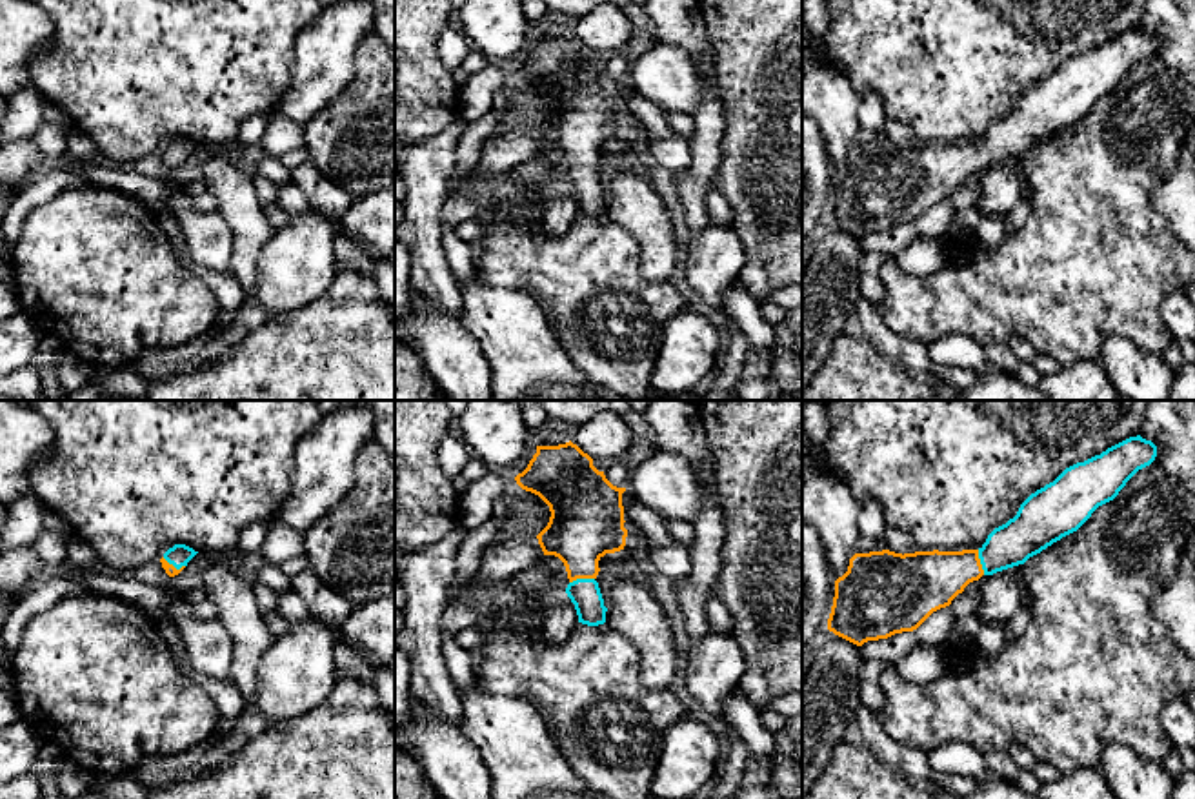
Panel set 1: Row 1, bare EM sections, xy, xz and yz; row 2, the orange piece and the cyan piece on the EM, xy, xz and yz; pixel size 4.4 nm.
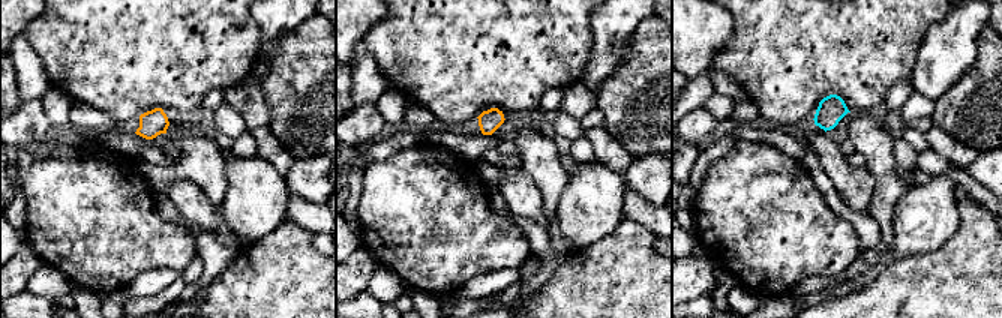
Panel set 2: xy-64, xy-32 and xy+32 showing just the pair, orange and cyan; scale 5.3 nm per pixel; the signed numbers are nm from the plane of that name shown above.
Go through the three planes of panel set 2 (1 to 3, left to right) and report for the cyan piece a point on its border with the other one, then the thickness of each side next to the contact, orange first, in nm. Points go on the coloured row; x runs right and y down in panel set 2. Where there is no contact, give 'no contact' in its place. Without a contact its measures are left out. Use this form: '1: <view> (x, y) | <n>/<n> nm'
1: no contact
2: no contact
3: no contact

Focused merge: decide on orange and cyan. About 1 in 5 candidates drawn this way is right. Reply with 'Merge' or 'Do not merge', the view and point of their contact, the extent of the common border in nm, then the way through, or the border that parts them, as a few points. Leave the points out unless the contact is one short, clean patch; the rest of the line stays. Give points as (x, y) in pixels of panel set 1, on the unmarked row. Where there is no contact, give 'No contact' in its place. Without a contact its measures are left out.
Merge. Touches orange at xz (581, 170). Shared border 110 nm. Path across: xz (586, 115), (581, 126), (581, 170), (584, 186)

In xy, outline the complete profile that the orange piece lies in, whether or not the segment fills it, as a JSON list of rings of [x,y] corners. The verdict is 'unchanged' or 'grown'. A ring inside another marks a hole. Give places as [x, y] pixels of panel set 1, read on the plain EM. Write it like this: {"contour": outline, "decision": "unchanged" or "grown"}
{"contour": [[[175,137],[173,140],[169,140],[164,149],[160,151],[162,160],[166,162],[166,166],[169,169],[178,167],[187,155],[196,147],[198,144],[195,144],[193,140],[186,138],[186,137]]], "decision": "grown"}

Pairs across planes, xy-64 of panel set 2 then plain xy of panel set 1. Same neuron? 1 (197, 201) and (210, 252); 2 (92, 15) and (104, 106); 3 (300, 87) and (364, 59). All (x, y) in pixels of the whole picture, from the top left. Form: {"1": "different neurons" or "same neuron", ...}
{"1": "same neuron", "2": "same neuron", "3": "same neuron"}

